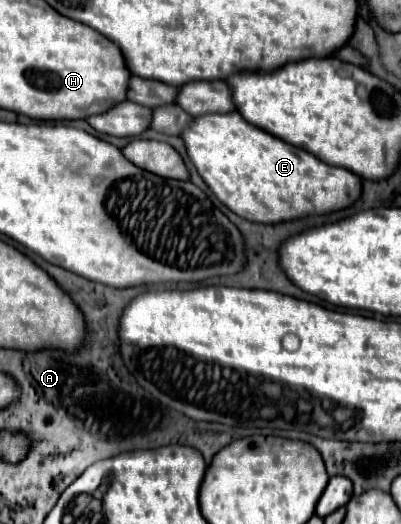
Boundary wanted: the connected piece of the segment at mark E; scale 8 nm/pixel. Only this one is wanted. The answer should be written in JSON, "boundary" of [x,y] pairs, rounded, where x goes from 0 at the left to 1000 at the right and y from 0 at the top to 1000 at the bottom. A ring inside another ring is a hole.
{"boundary":[[[594,212],[574,216],[519,216],[484,223],[459,246],[454,246],[454,269],[464,277],[469,300],[484,311],[494,334],[509,342],[509,349],[529,361],[529,368],[589,410],[638,422],[638,426],[693,426],[693,422],[723,422],[753,410],[773,406],[823,406],[838,399],[853,399],[893,380],[898,372],[898,338],[858,319],[833,319],[778,292],[728,281],[713,269],[623,239],[603,227]]]}

